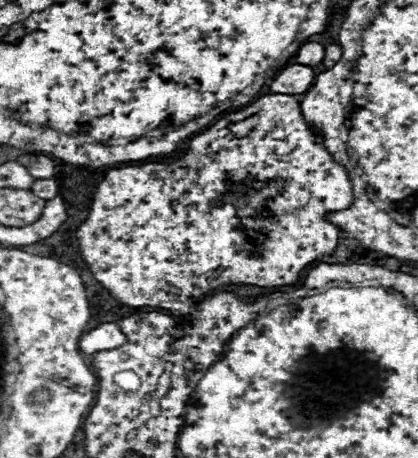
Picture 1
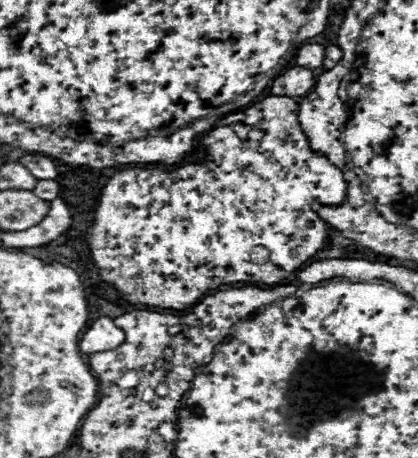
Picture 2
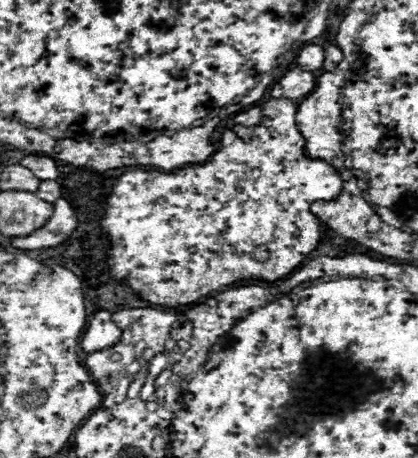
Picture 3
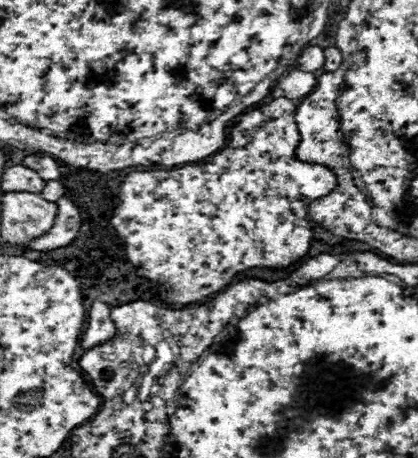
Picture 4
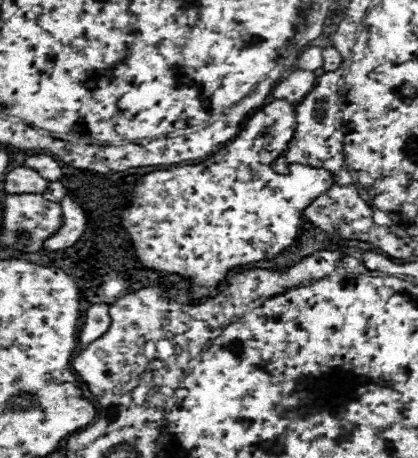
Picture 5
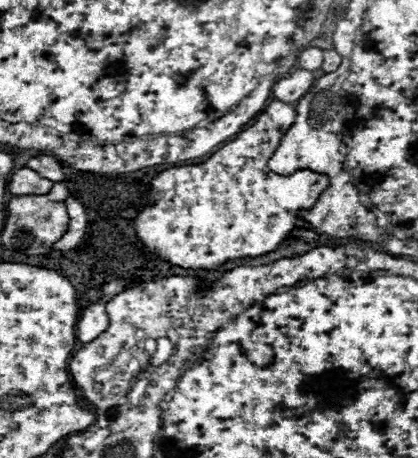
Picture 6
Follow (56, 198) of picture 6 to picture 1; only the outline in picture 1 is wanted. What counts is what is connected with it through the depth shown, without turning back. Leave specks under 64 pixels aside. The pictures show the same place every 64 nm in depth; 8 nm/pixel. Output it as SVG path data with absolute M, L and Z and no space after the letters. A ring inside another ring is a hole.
M48 178L48 180L34 180L34 184L32 184L30 190L32 190L32 194L36 194L42 200L58 196L58 184L52 178Z

